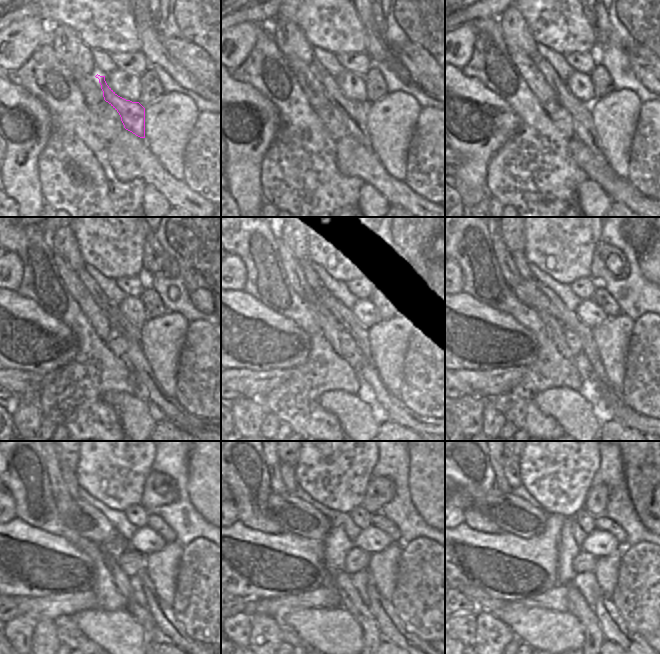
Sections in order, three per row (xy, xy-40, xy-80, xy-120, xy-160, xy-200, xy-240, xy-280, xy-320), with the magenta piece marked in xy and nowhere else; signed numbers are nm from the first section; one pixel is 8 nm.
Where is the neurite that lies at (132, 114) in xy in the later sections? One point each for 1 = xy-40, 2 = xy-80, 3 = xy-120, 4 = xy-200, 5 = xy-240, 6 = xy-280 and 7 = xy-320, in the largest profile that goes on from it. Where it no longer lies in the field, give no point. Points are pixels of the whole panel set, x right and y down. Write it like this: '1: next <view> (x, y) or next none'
1: next xy-40 (354, 113)
2: next xy-80 (583, 129)
3: next xy-120 (138, 363)
4: next xy-200 (621, 412)
5: next xy-240 (69, 478)
6: next xy-280 (287, 472)
7: next xy-320 (510, 465)

